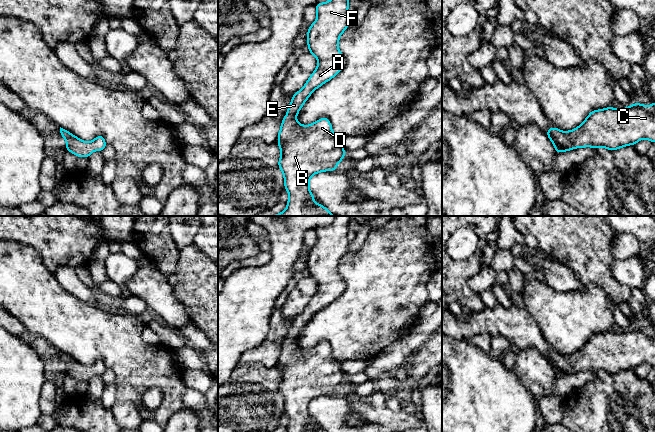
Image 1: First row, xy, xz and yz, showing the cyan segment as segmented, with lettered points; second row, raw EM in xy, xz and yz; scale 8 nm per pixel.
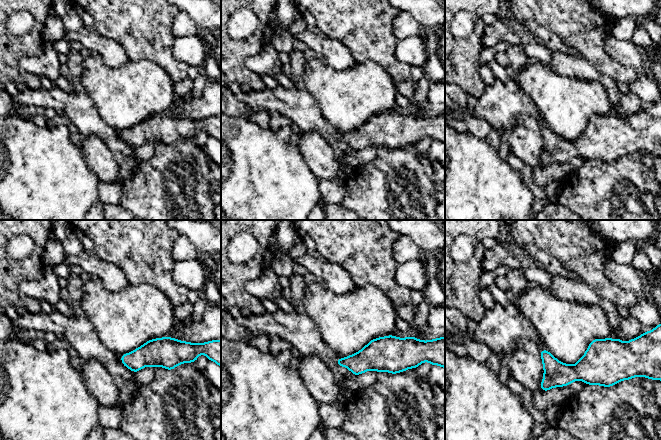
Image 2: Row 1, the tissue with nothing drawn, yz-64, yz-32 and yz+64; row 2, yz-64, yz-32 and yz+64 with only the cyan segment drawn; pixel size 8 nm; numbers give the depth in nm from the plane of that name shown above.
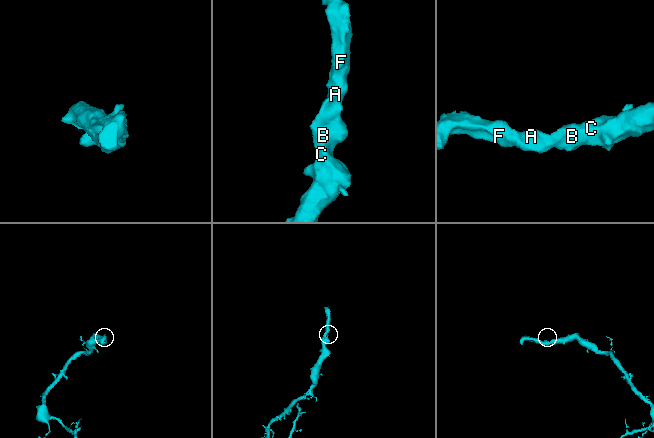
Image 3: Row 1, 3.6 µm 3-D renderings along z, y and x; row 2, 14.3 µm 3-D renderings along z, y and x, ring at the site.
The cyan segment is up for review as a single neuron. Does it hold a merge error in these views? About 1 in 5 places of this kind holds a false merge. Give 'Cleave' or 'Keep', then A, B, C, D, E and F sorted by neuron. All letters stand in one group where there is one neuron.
Keep. Groups: A B C D E F

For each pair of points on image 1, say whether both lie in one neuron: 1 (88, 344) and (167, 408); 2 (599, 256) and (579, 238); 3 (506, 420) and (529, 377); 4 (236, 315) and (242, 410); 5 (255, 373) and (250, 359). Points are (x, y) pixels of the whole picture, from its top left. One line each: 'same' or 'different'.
1: same
2: same
3: different
4: different
5: different

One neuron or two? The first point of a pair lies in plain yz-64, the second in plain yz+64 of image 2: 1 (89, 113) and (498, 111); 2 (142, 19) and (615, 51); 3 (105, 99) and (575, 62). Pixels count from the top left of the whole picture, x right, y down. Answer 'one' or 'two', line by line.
1: one
2: two
3: two

